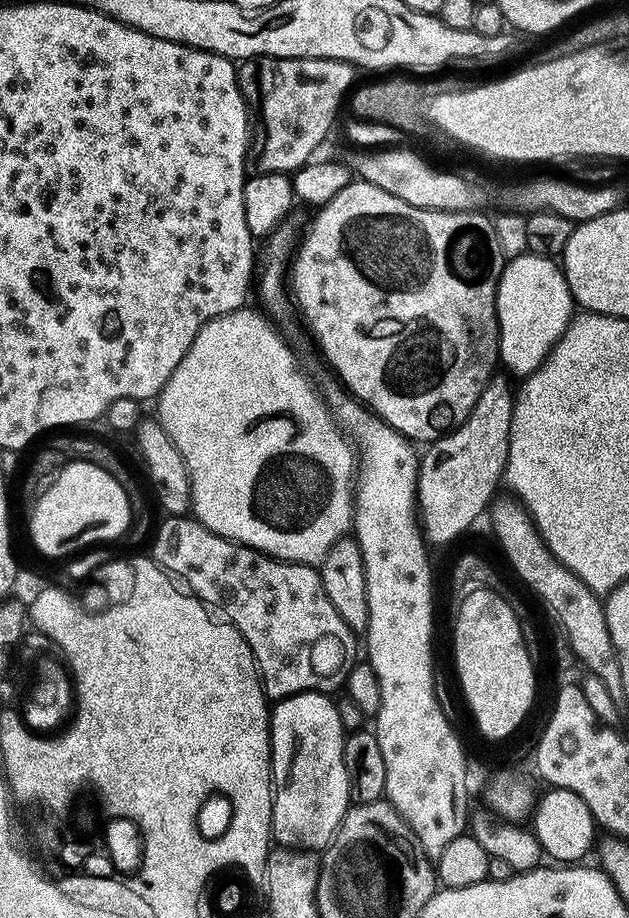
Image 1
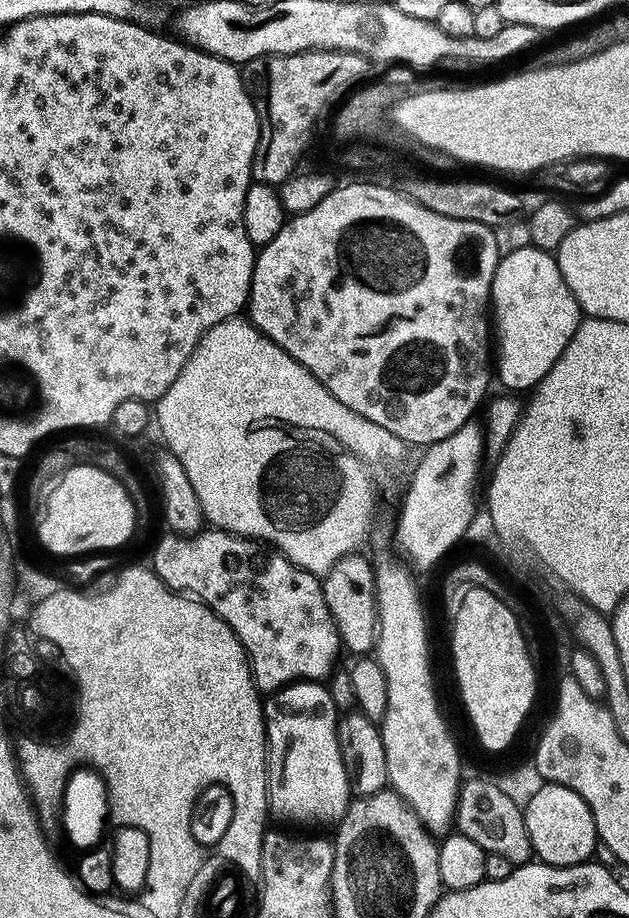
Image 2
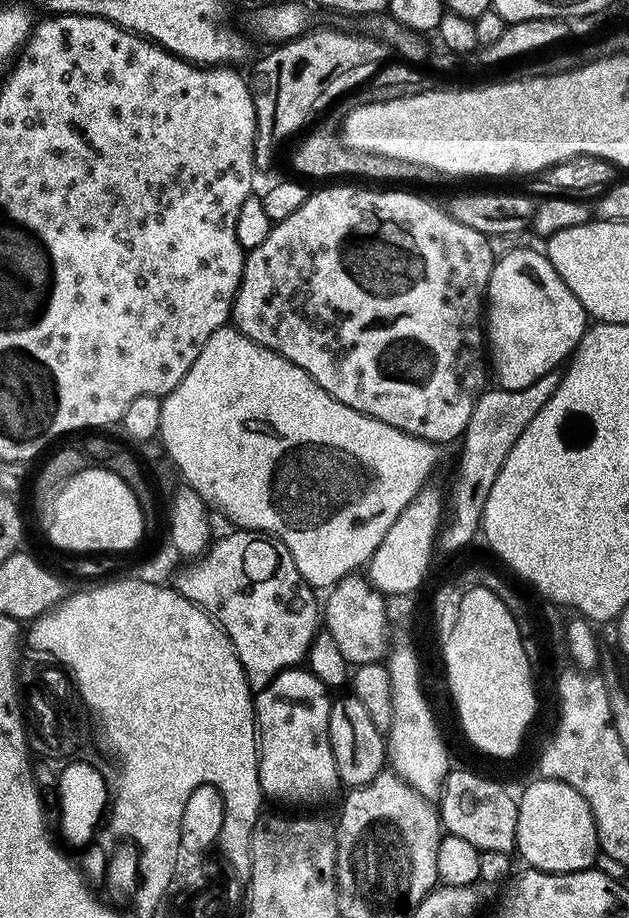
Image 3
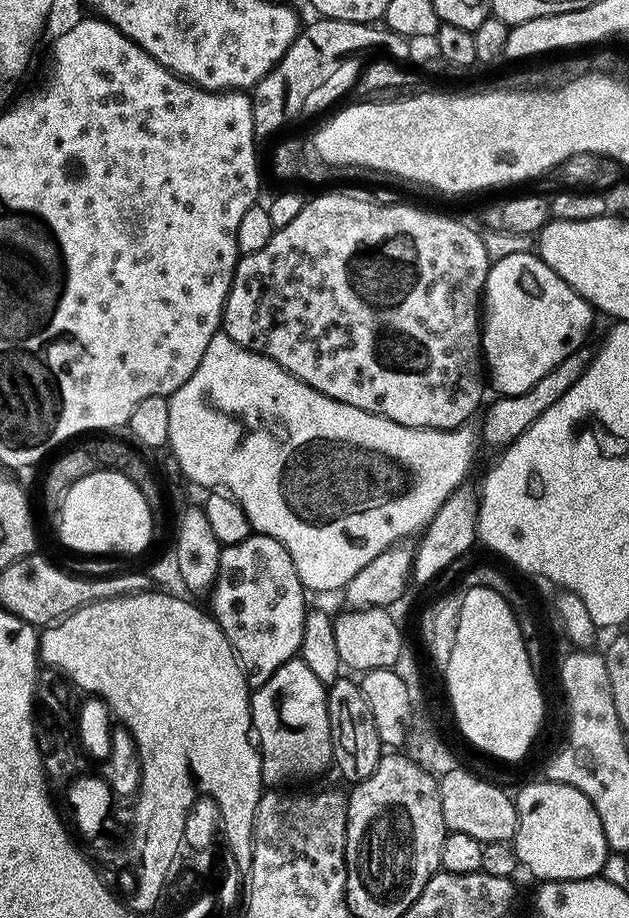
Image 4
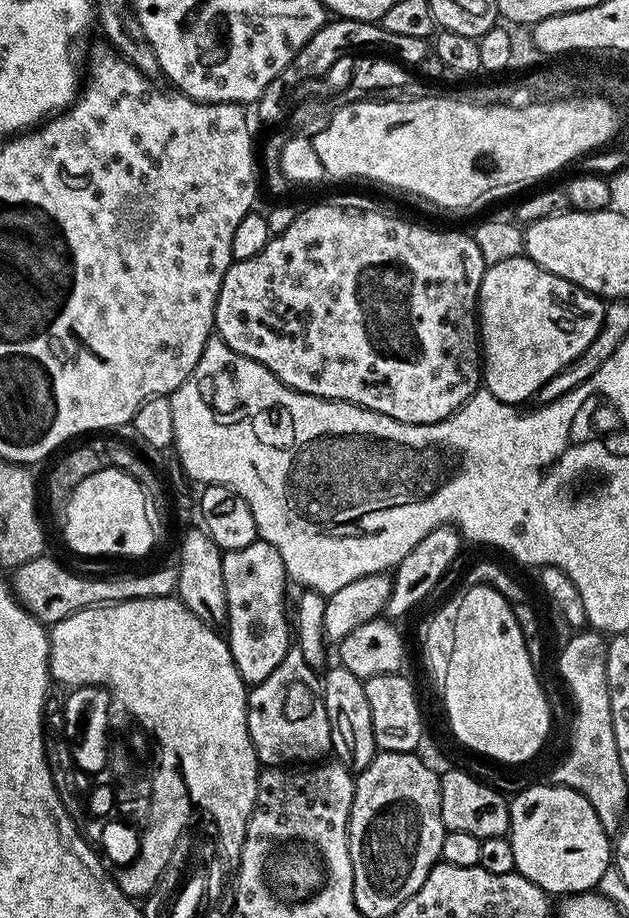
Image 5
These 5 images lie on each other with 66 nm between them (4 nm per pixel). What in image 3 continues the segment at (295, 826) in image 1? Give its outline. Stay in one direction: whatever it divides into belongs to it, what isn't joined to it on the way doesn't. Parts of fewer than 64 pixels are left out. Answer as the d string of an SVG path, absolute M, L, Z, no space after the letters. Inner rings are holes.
M295 667L280 672L266 687L259 689L253 697L253 712L256 716L257 737L260 762L260 789L268 797L278 798L286 802L318 802L328 797L336 788L339 789L339 776L337 774L336 759L329 744L329 710L331 708L331 695L329 689L315 677L311 671Z

